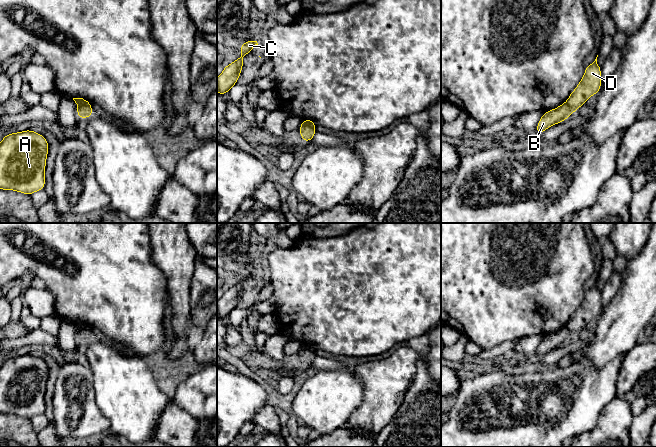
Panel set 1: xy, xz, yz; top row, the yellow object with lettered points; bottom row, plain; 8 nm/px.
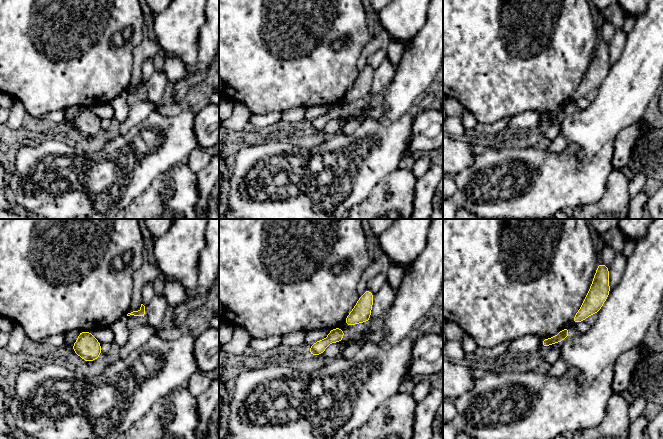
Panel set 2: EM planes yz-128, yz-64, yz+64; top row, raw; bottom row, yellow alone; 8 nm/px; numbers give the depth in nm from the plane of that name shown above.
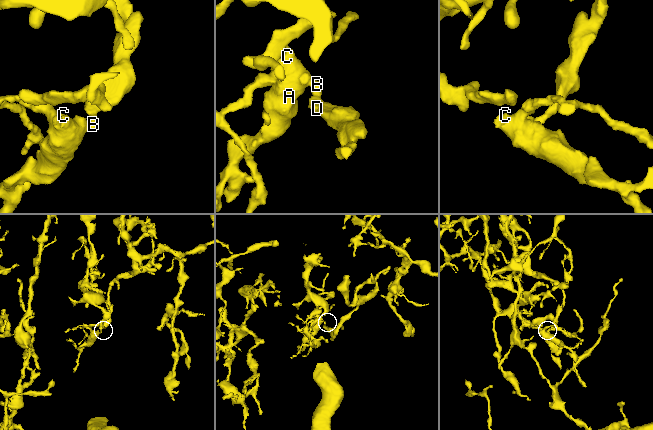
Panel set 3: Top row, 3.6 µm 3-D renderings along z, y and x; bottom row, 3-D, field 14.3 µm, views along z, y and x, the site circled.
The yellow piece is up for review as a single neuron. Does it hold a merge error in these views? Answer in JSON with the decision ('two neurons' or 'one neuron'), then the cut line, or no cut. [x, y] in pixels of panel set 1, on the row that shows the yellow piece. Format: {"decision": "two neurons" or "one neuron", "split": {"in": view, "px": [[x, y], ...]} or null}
{"decision": "two neurons", "split": {"in": "xz", "px": [[302, 123], [314, 126]]}}

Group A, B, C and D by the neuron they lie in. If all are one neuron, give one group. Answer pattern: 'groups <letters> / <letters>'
groups A B C / D

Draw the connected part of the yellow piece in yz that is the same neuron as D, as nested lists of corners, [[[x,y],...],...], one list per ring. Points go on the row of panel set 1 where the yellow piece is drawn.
[[[597,57],[593,63],[585,68],[585,73],[577,87],[569,95],[566,103],[575,112],[586,101],[601,89],[601,67],[597,64]]]

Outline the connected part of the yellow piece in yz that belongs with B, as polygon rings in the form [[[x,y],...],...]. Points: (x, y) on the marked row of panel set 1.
[[[567,103],[555,109],[544,112],[536,127],[536,135],[540,135],[550,126],[564,122],[574,112]]]

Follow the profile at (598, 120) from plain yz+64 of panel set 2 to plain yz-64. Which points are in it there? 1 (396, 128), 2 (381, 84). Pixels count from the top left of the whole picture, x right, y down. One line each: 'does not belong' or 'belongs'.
1: does not belong
2: does not belong

